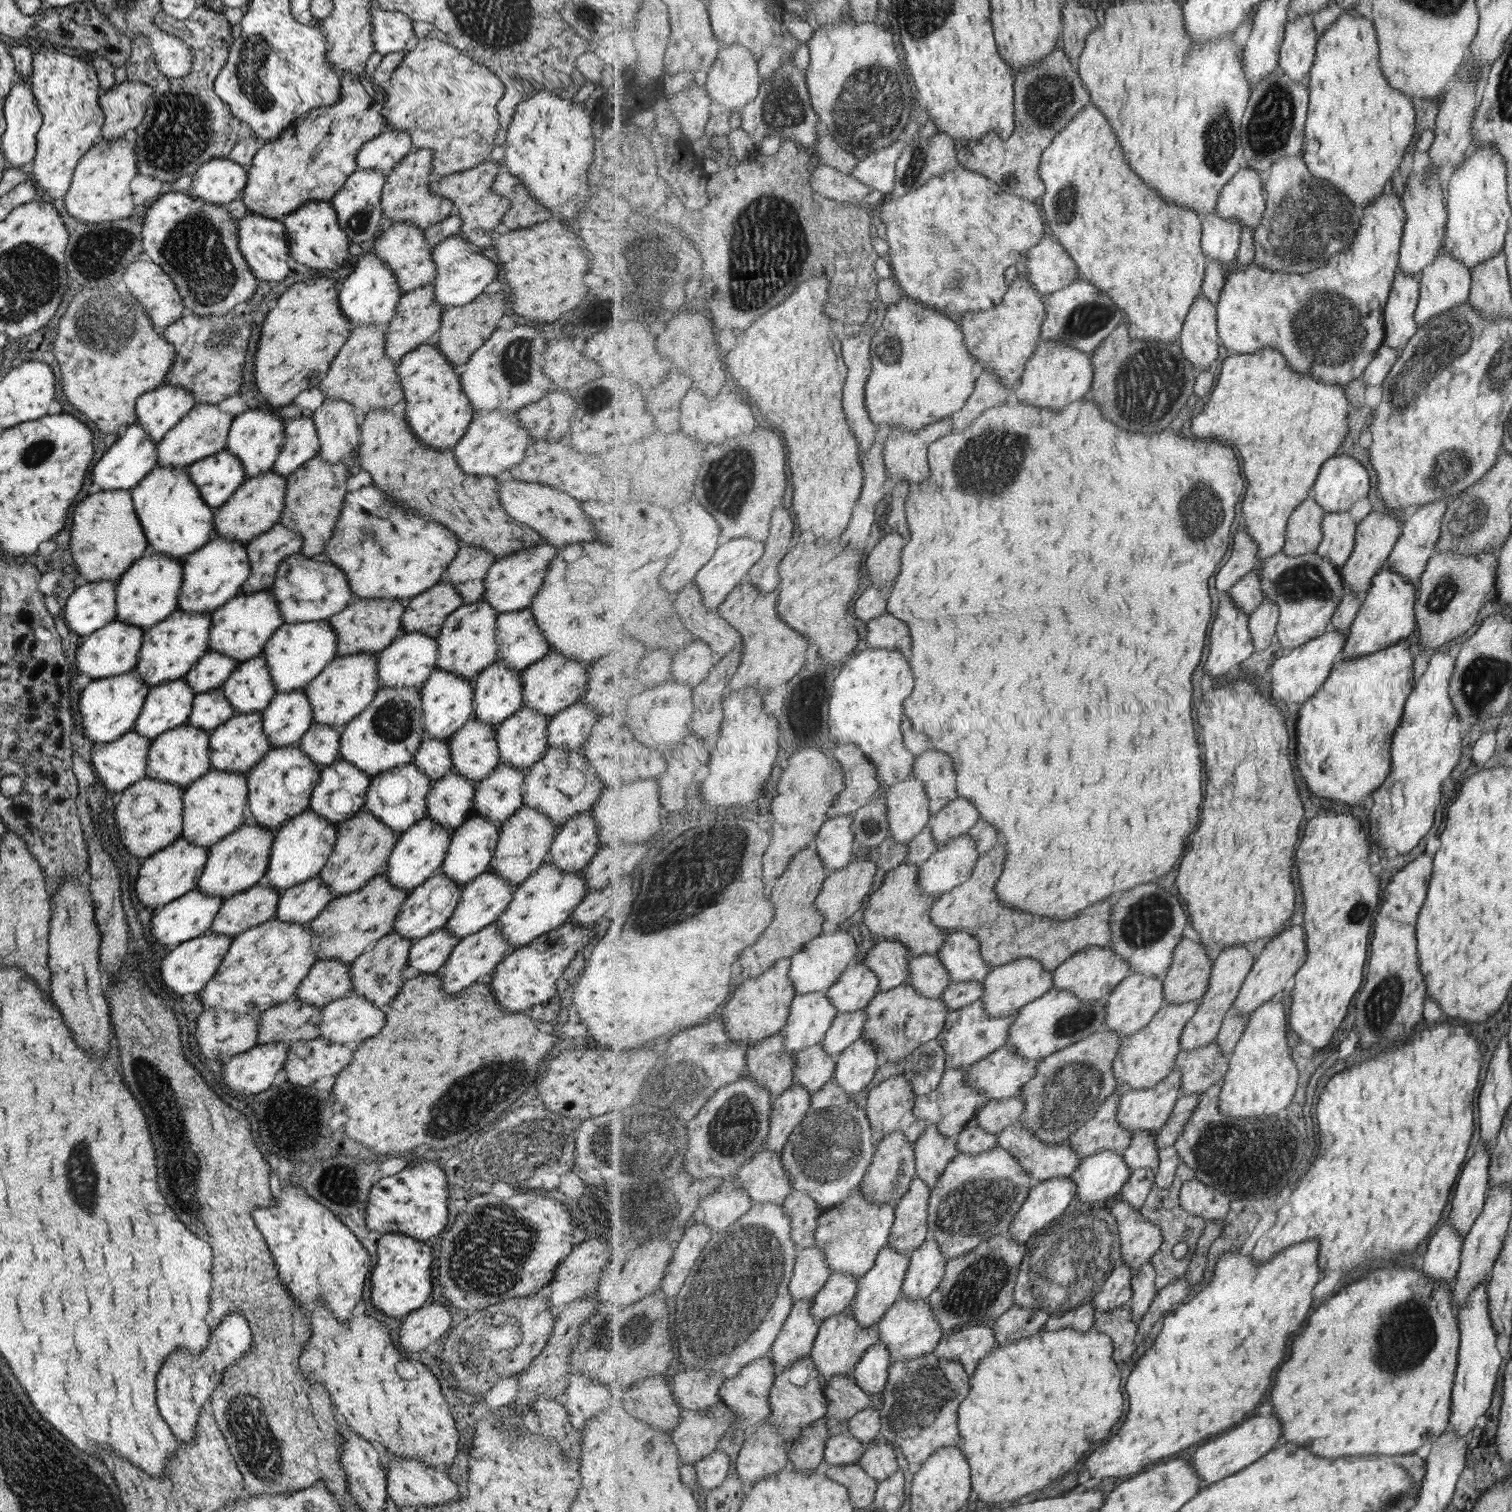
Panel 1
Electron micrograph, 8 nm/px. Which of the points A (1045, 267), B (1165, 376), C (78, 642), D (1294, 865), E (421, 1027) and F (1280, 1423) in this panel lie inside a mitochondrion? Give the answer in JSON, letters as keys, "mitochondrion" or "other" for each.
{"A":"other","B":"mitochondrion","C":"other","D":"other","E":"other","F":"other"}

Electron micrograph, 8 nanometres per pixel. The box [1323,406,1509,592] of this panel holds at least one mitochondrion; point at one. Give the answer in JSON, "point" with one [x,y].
{"point":[1469,519]}

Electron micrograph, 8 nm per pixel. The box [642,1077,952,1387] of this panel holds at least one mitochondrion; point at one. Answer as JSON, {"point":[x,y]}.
{"point":[732,1296]}

